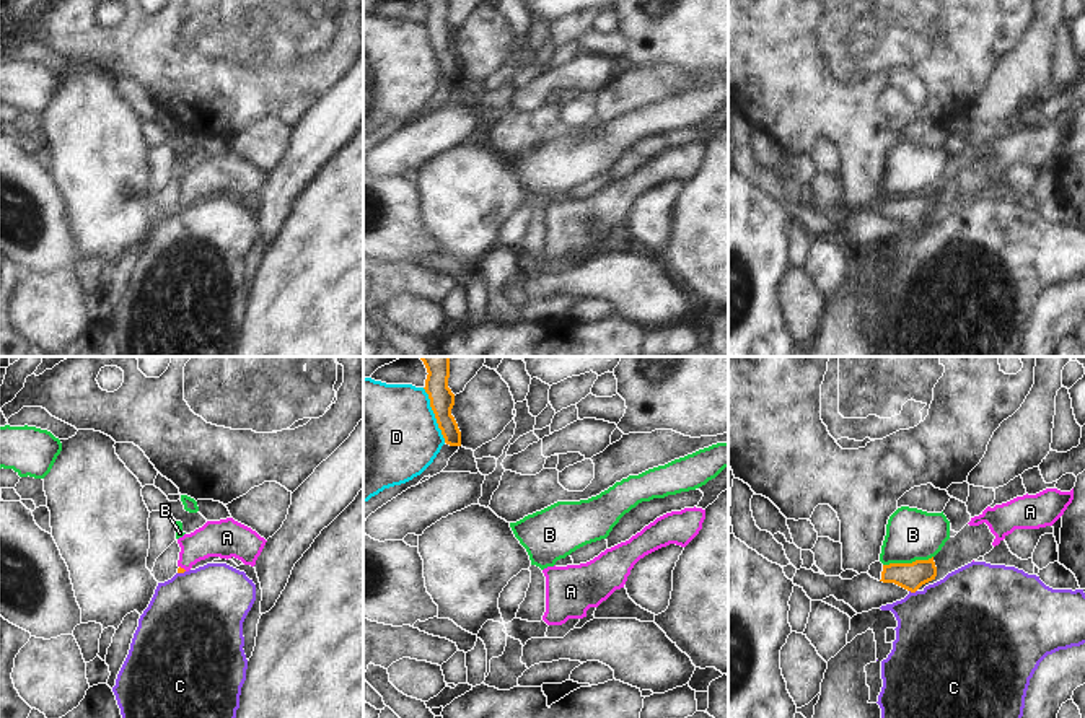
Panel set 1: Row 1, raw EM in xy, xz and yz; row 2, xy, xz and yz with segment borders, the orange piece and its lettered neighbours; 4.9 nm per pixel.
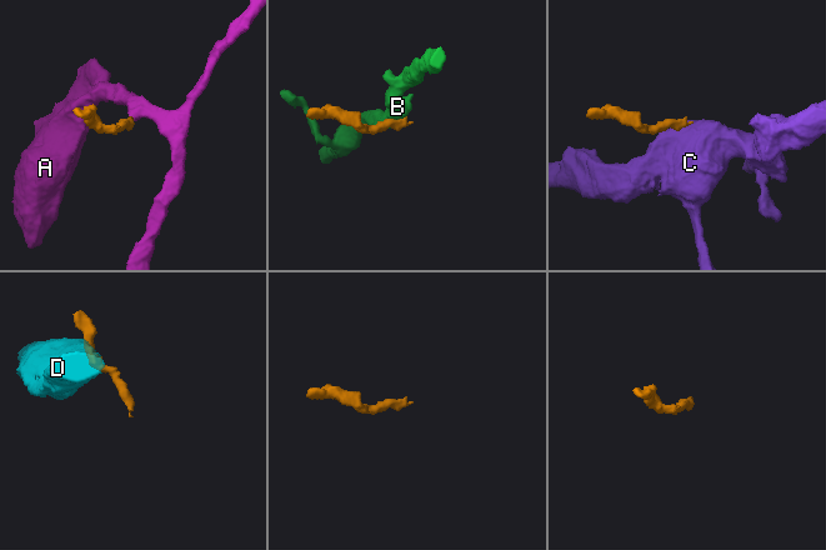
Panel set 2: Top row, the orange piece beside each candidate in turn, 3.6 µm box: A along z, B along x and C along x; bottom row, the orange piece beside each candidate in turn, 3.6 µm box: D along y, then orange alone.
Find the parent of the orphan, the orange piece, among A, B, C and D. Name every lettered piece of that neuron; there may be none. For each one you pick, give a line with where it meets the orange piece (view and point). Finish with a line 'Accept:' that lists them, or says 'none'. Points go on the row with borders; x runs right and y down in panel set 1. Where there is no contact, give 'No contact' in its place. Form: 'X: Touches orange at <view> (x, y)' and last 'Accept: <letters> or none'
A: Touches orange at xy (183, 569)
Accept: A.

